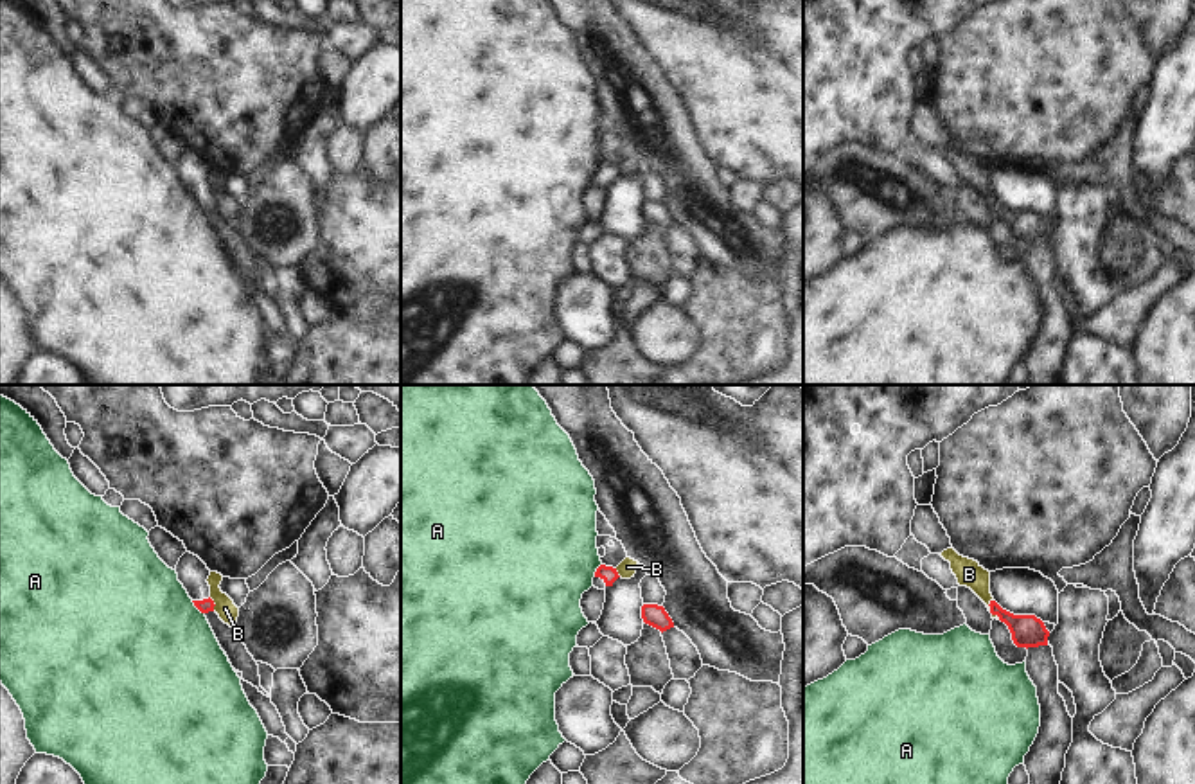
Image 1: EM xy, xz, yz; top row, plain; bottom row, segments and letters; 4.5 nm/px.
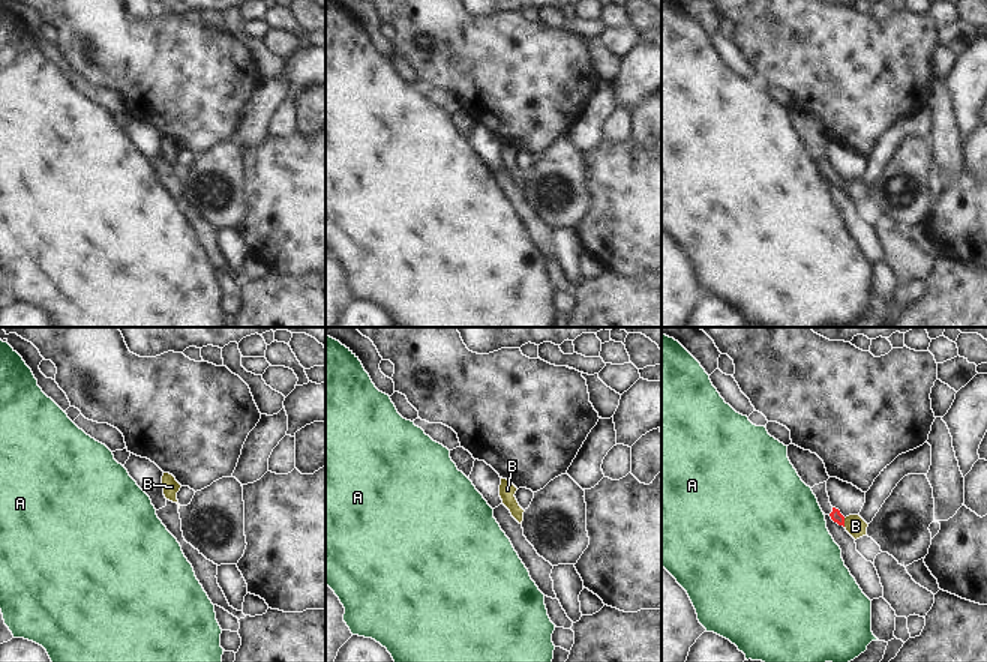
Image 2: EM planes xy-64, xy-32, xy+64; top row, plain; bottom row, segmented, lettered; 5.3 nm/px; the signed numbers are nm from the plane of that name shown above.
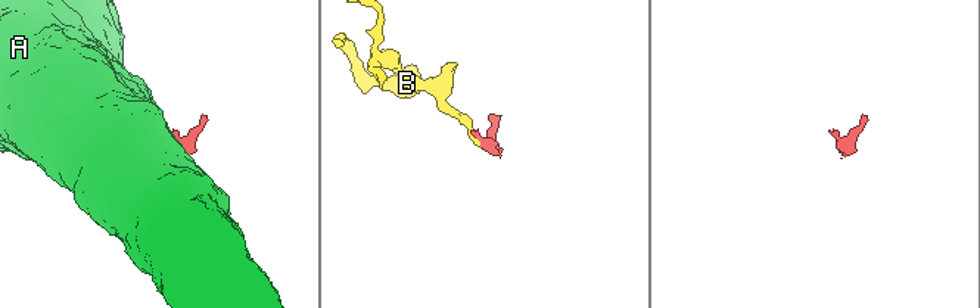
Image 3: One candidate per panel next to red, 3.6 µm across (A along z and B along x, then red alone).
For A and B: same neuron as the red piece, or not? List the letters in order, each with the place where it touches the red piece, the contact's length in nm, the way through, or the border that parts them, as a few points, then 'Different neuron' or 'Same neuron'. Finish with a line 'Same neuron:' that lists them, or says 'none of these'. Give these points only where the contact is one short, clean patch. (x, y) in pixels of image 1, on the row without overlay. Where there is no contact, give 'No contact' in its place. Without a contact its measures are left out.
A: Touches red at xy (198, 205). Shared border 90 nm. Different neuron
B: Touches red at xy (214, 202). Shared border 70 nm. Boundary: xy (209, 195), (214, 207). Different neuron
Same neuron: none of these.

